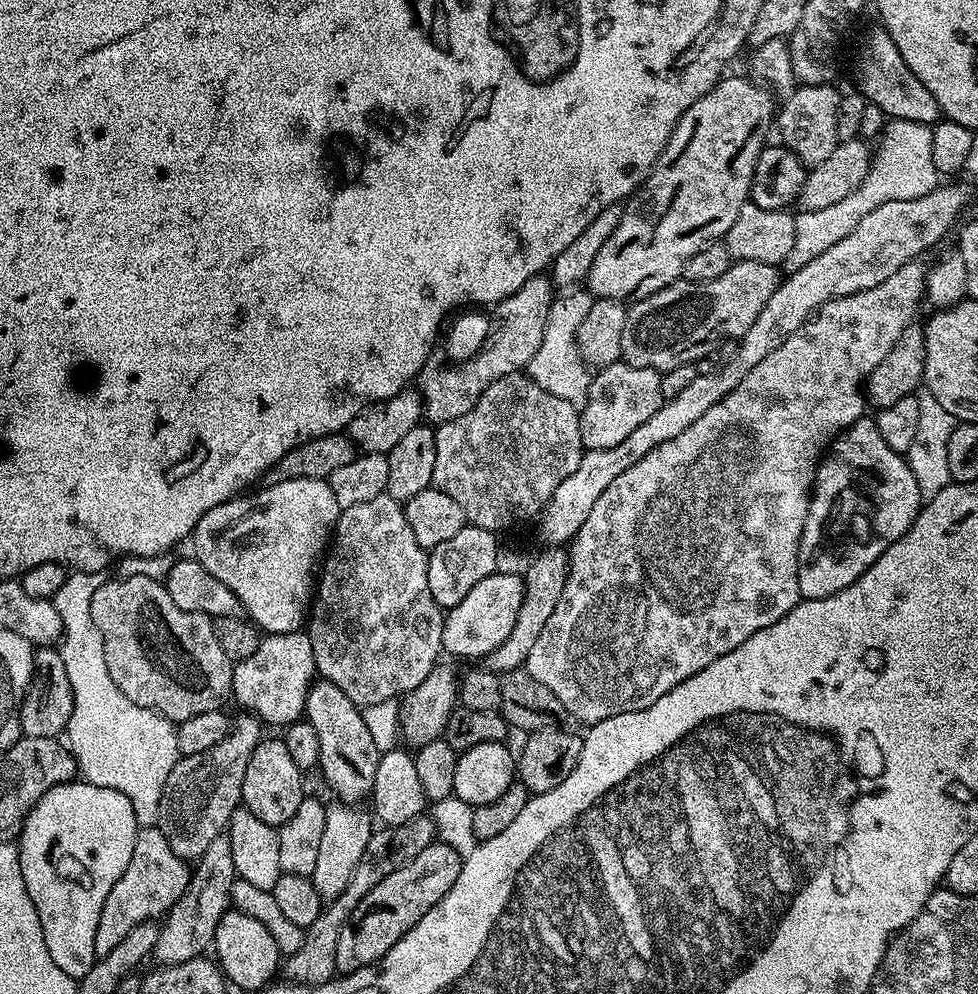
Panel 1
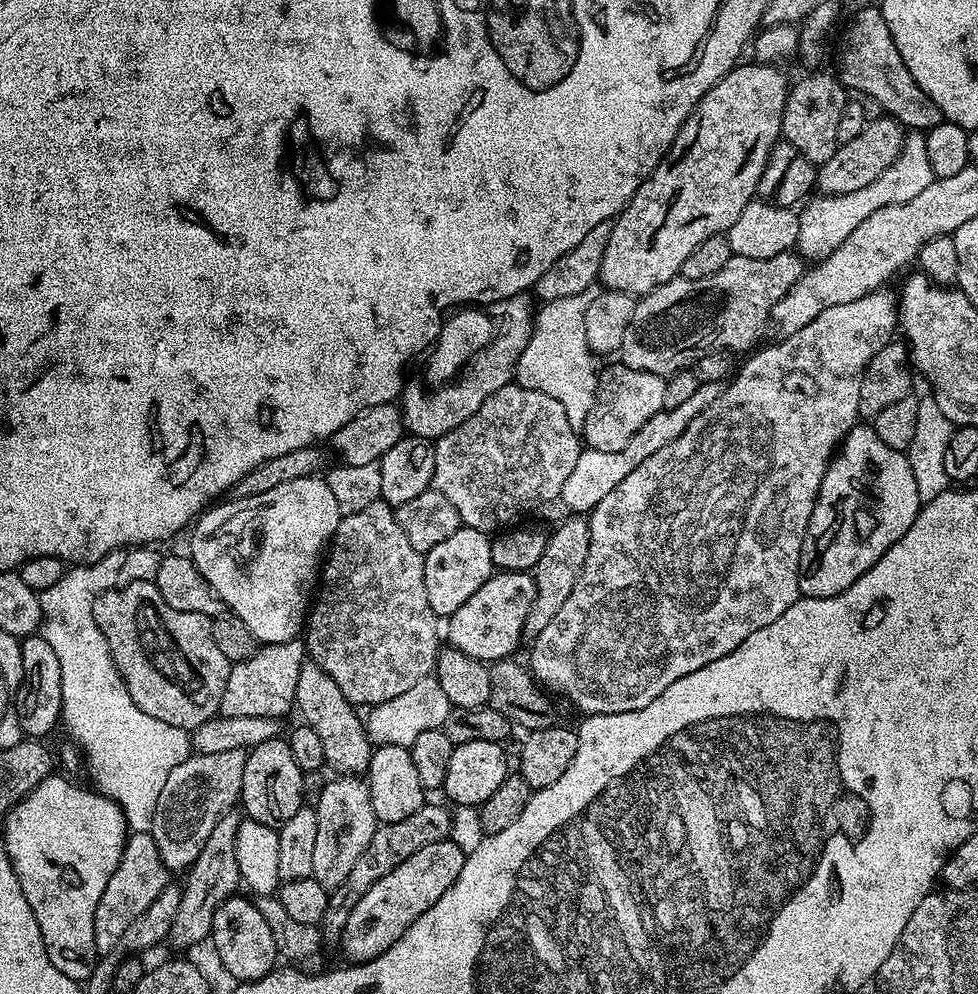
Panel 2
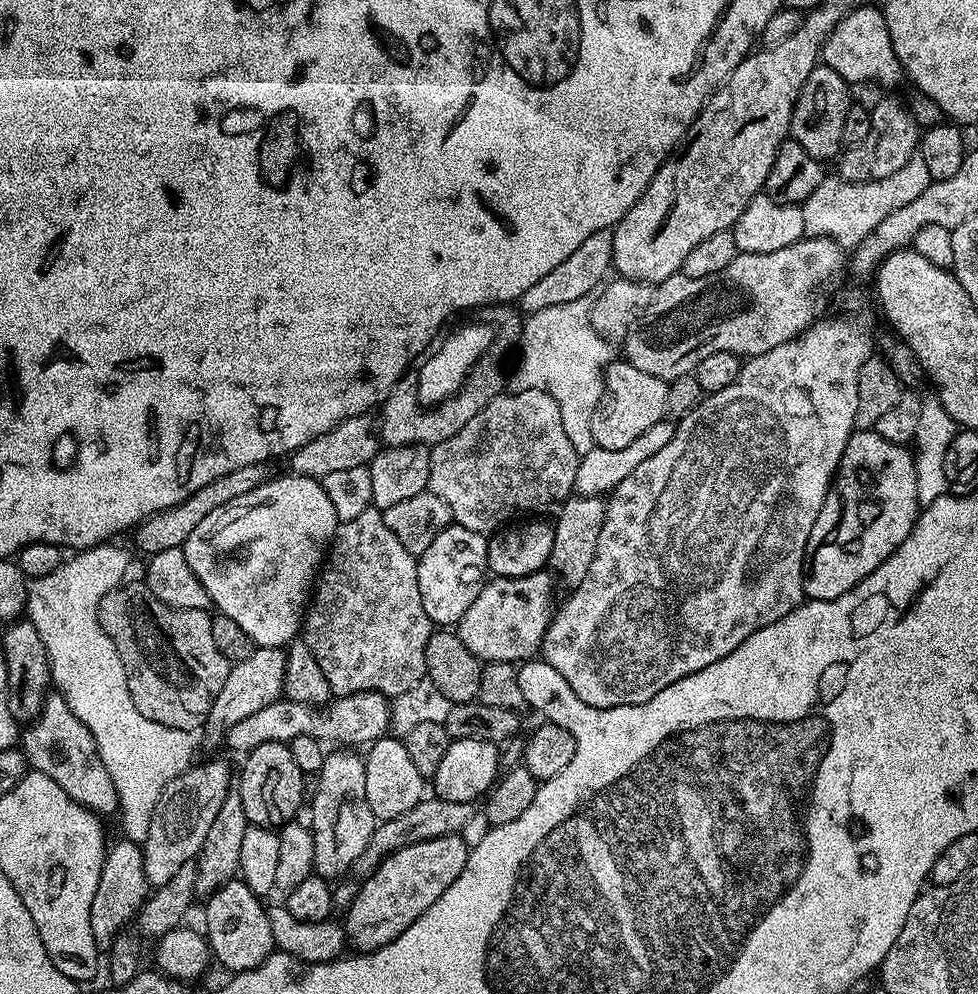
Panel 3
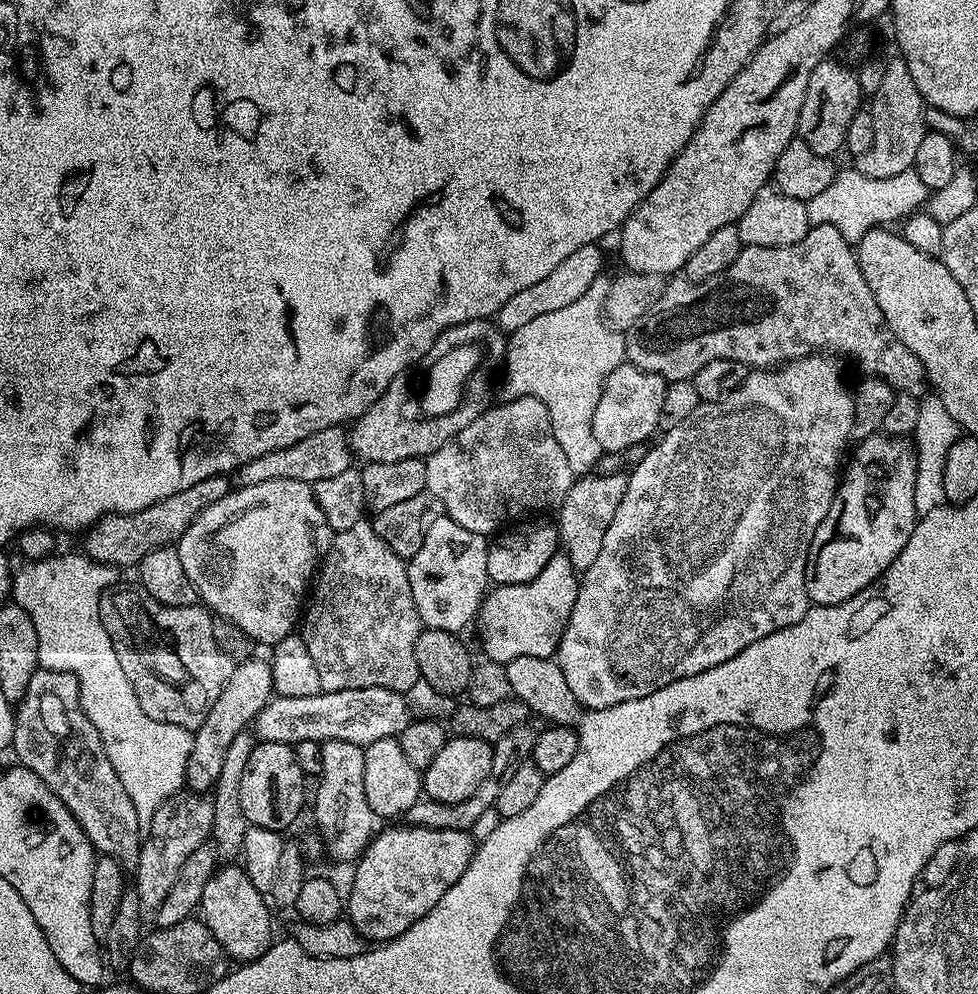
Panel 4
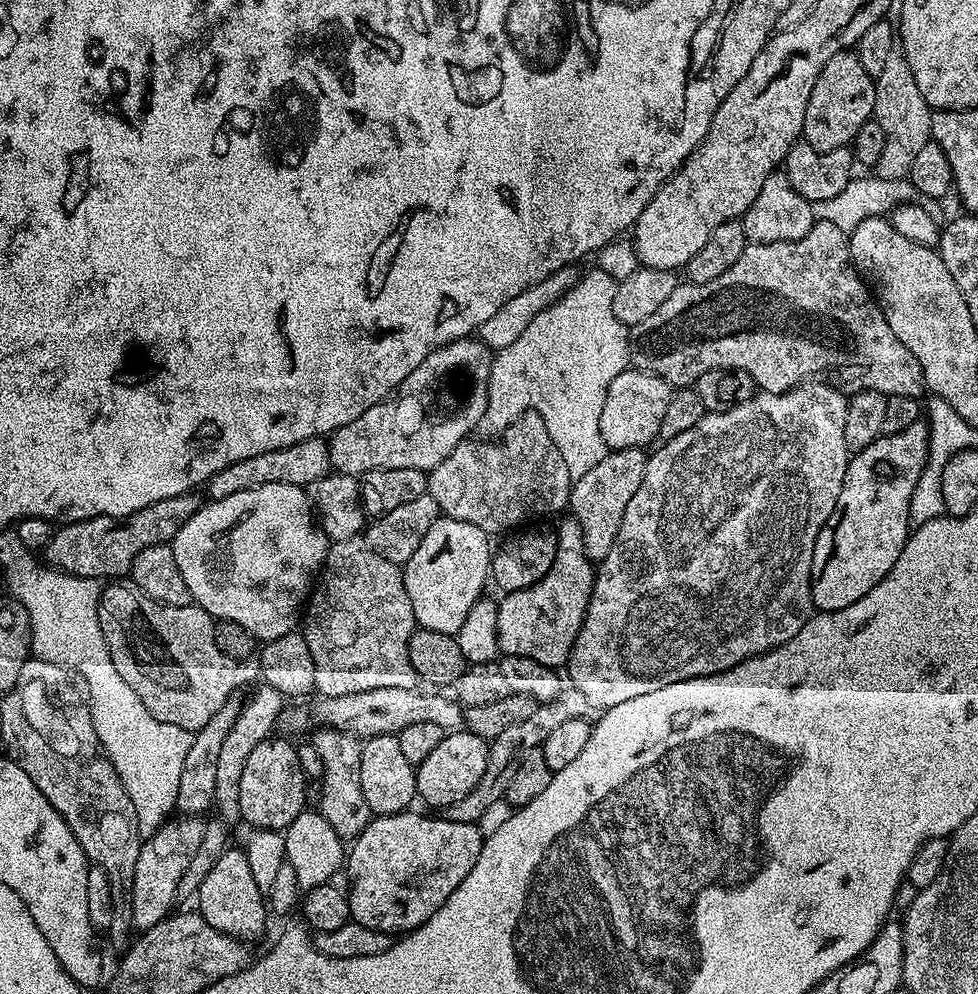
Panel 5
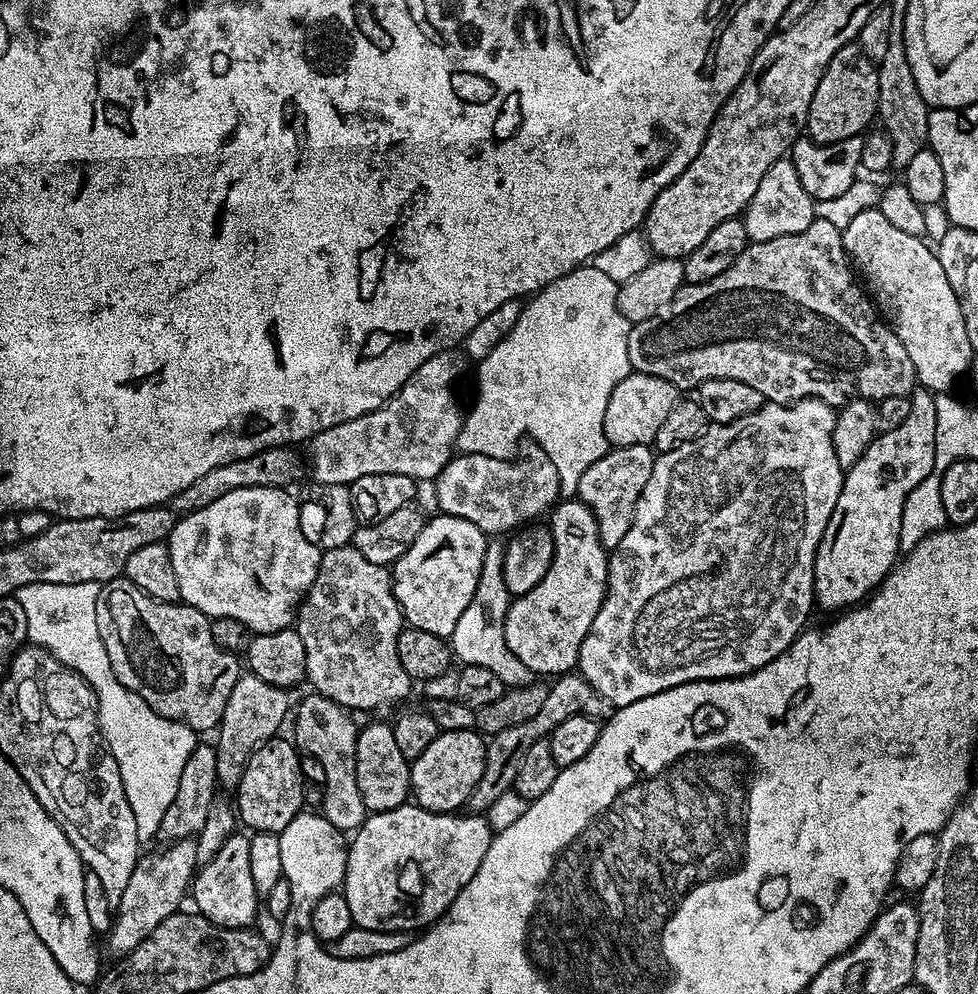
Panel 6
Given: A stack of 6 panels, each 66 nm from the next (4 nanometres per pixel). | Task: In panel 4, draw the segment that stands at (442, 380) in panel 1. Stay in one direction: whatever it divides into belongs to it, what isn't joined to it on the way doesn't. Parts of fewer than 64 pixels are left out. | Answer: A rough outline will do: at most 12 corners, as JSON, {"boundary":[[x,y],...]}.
{"boundary":[[477,370],[452,413],[424,416],[407,375],[351,425],[373,464],[427,458],[494,400]]}

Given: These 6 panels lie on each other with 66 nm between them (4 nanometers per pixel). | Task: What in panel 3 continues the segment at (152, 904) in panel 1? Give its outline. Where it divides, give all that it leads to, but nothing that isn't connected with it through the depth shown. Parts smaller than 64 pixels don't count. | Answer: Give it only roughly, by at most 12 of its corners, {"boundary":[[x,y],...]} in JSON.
{"boundary":[[107,849],[90,905],[94,942],[108,949],[150,895],[144,850]]}

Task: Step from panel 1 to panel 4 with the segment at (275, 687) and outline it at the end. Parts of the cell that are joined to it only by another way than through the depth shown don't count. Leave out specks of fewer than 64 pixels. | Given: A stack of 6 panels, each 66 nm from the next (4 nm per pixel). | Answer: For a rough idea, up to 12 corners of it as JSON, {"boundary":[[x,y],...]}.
{"boundary":[[237,664],[192,732],[187,787],[209,793],[230,742],[274,695],[272,665]]}

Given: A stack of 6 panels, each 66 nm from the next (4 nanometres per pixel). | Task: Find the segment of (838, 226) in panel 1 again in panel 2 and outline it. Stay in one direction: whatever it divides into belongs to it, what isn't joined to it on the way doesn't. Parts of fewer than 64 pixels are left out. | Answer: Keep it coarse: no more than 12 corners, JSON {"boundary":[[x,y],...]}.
{"boundary":[[924,136],[865,189],[799,209],[795,251],[825,260],[863,219],[933,179]]}

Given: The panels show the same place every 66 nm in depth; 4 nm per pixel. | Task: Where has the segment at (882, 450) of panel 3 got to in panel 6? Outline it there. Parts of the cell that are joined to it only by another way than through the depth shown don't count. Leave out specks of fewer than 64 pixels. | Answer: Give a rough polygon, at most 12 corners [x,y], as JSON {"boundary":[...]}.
{"boundary":[[913,391],[844,474],[812,594],[848,610],[901,555],[902,506],[934,471],[934,395]]}

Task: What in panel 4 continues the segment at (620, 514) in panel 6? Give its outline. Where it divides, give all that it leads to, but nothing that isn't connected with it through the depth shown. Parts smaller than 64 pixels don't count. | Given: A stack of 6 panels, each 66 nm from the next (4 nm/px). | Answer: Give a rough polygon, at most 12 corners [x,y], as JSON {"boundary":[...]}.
{"boundary":[[623,471],[582,476],[558,509],[577,573],[594,566],[626,494]]}

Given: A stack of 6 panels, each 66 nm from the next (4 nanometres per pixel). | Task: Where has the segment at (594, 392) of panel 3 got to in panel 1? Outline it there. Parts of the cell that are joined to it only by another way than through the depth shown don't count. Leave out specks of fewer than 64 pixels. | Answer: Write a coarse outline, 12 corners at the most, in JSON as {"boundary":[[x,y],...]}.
{"boundary":[[594,297],[553,299],[526,374],[580,406],[590,370],[576,349]]}

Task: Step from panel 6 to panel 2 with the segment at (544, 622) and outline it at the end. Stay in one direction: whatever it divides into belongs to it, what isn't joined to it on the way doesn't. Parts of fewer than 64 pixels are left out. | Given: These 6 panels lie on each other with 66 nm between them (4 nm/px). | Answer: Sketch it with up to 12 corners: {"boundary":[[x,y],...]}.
{"boundary":[[497,571],[446,620],[449,645],[507,660],[536,601]]}

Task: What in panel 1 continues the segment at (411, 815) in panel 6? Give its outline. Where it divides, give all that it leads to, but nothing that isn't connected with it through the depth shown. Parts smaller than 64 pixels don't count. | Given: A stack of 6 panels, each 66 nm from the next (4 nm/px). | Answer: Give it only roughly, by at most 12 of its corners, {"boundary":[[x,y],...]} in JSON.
{"boundary":[[431,844],[382,878],[338,934],[336,971],[380,960],[458,882]]}

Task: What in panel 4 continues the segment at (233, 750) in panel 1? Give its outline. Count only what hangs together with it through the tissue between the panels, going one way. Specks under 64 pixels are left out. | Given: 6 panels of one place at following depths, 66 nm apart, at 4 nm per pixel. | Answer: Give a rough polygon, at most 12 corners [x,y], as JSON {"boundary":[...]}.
{"boundary":[[181,790],[146,825],[134,891],[170,894],[182,862],[211,837],[207,795]]}

